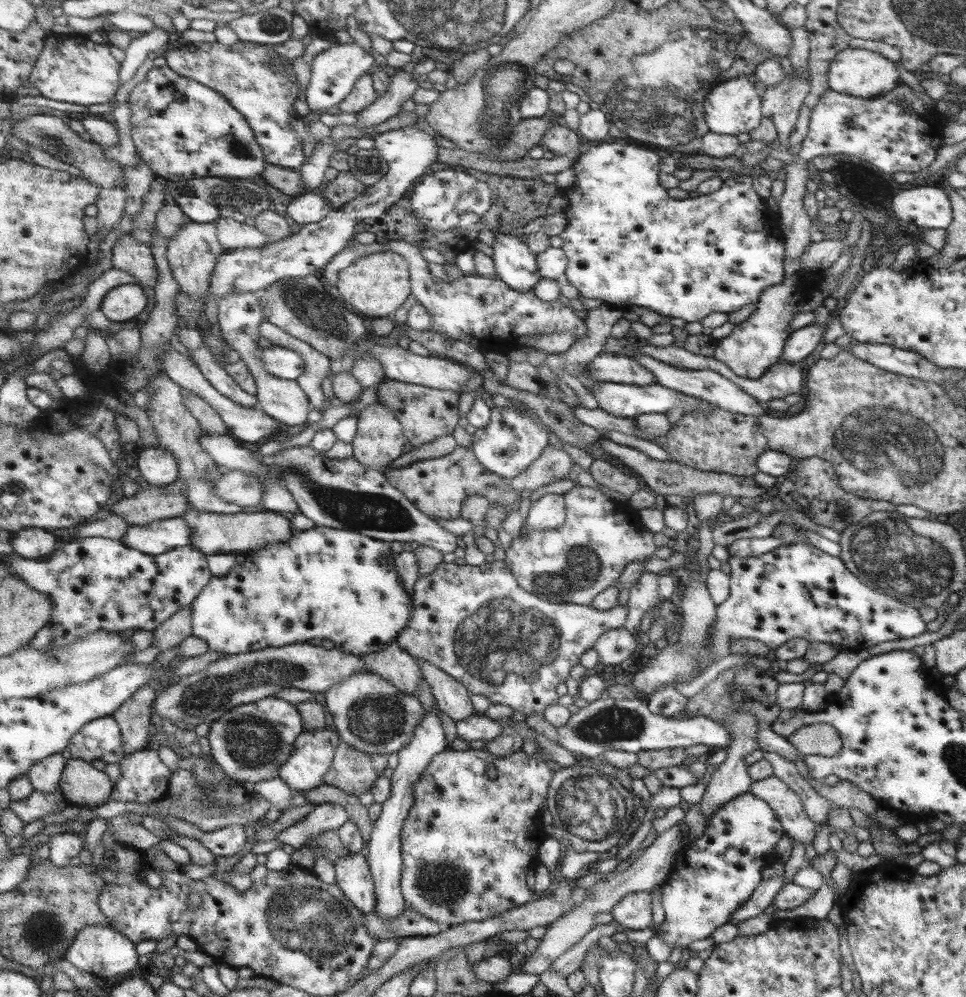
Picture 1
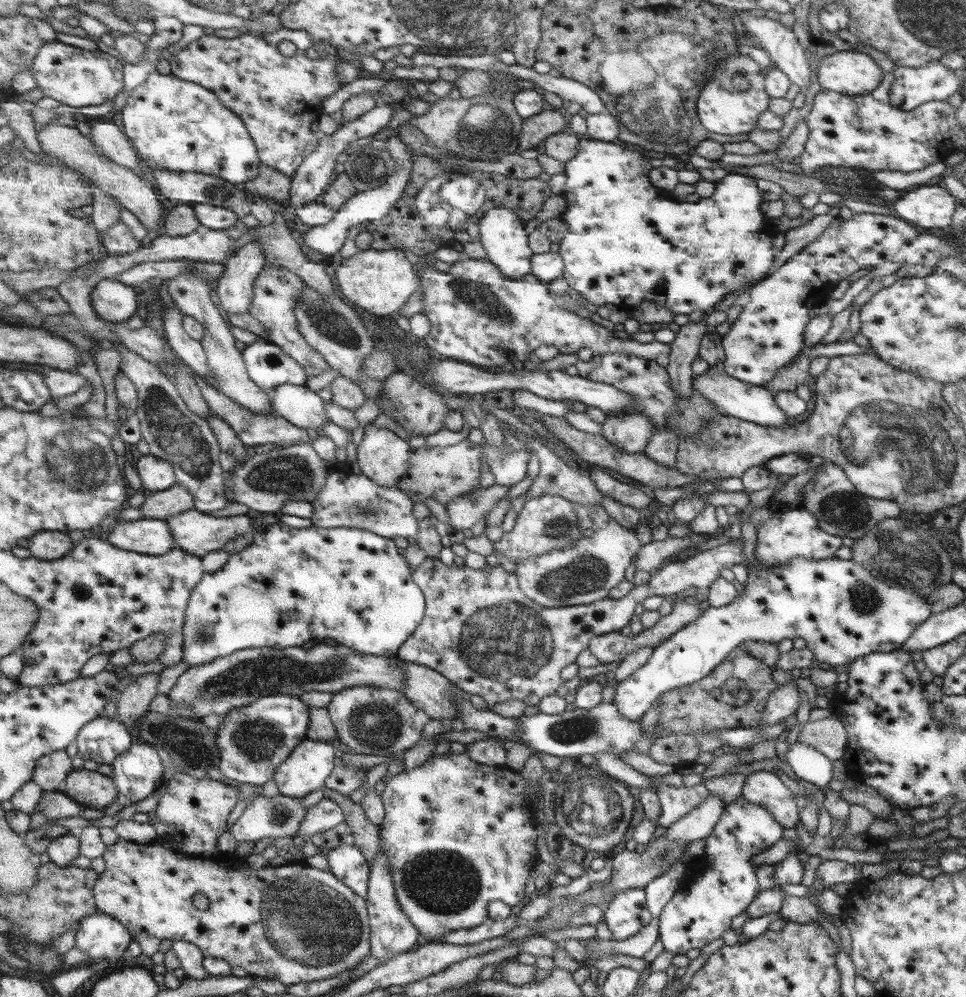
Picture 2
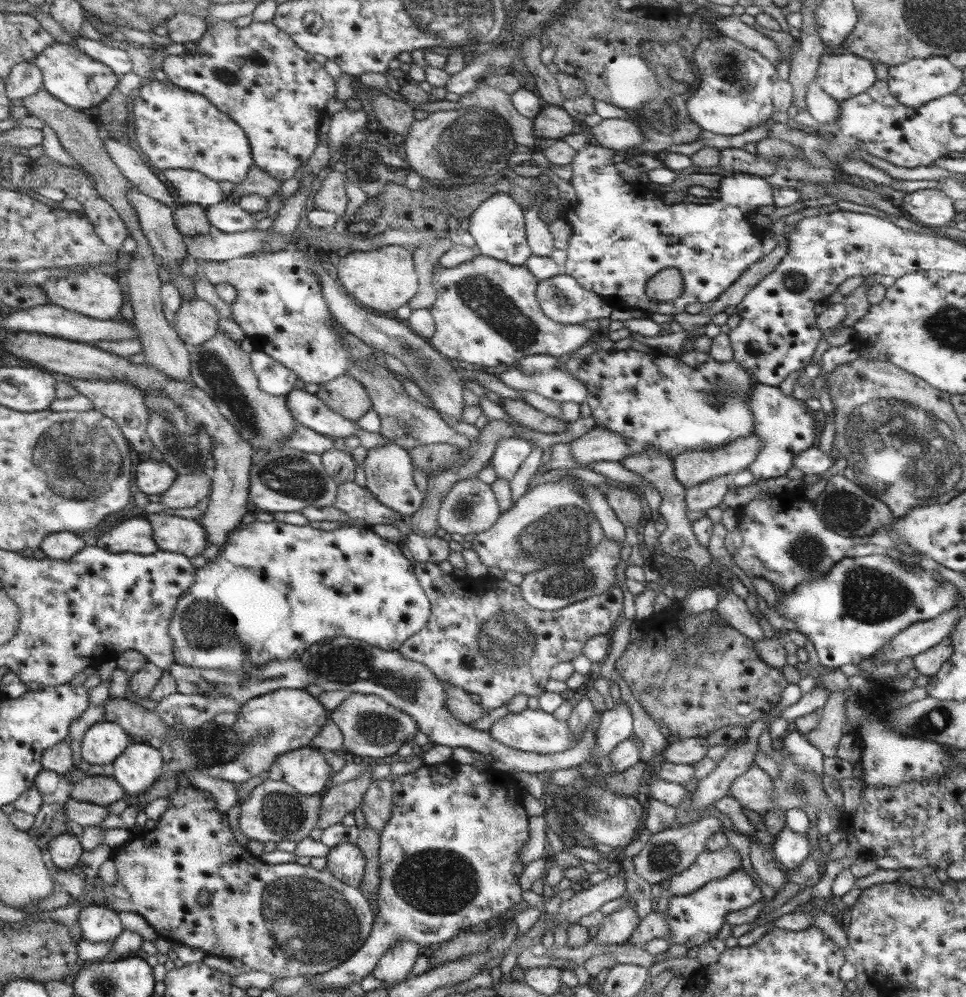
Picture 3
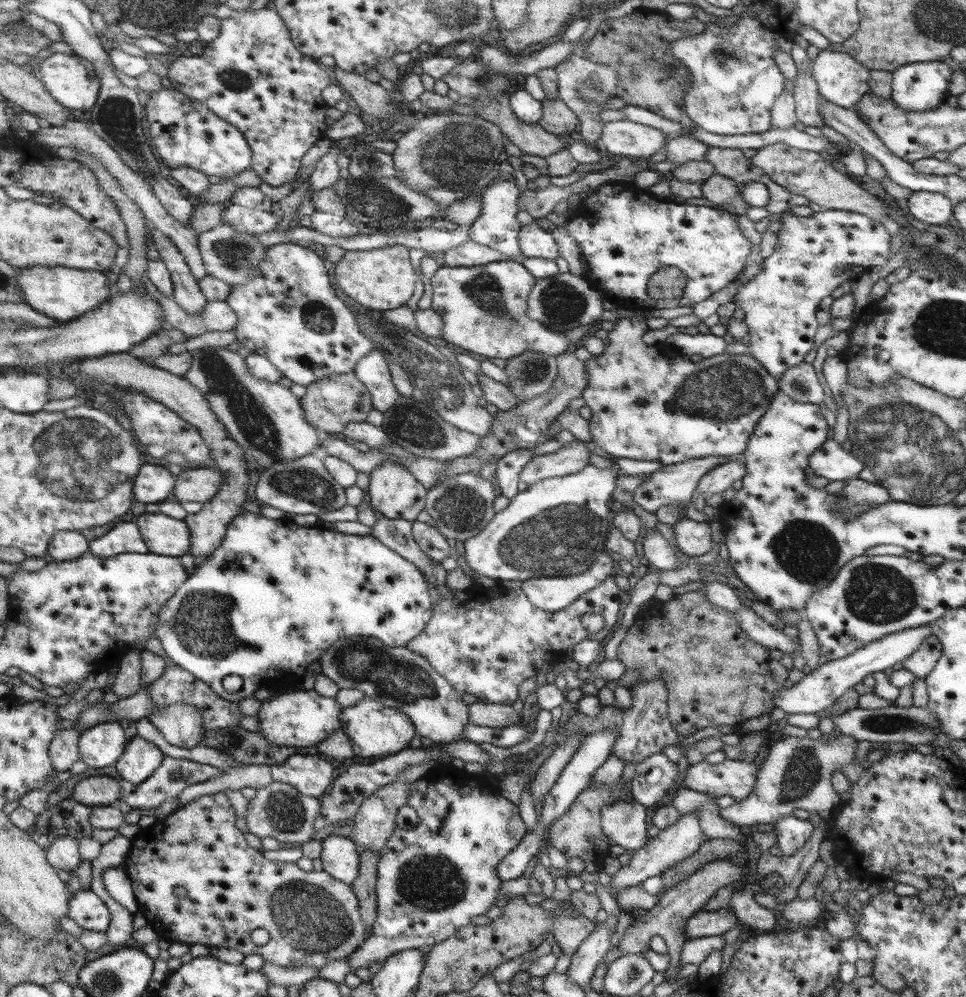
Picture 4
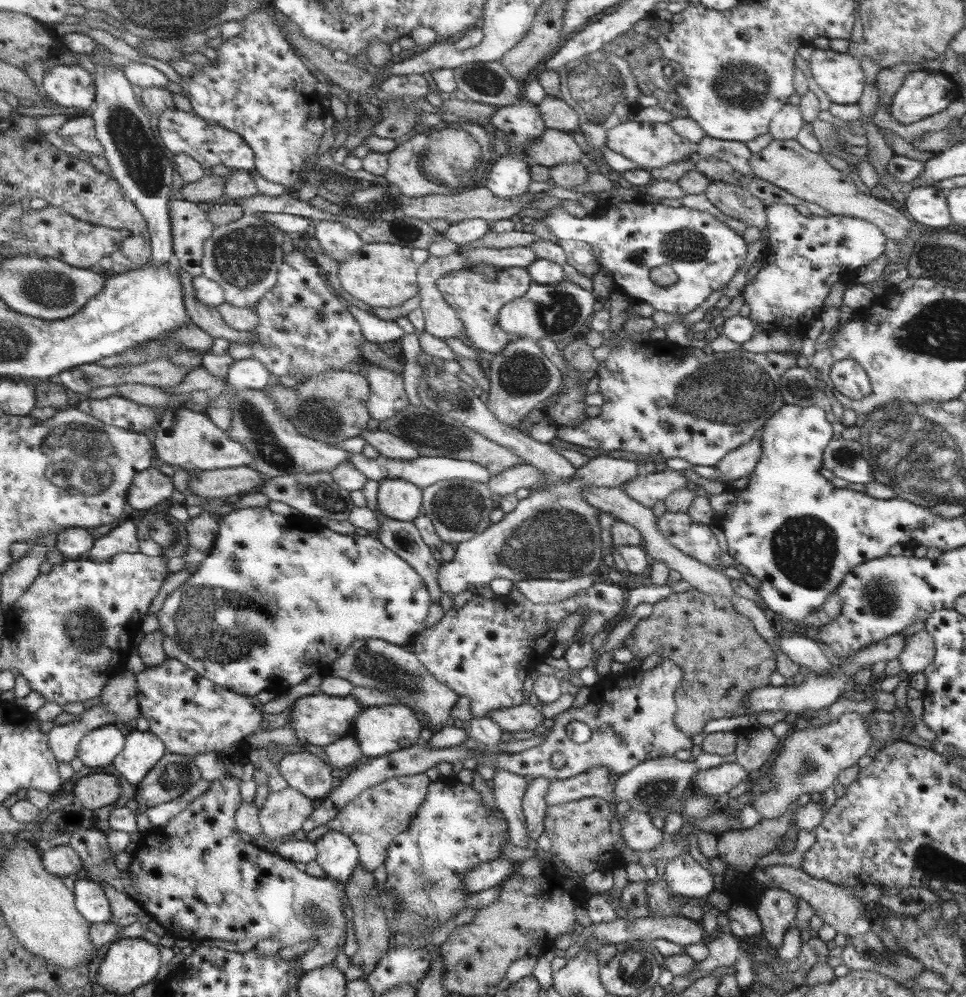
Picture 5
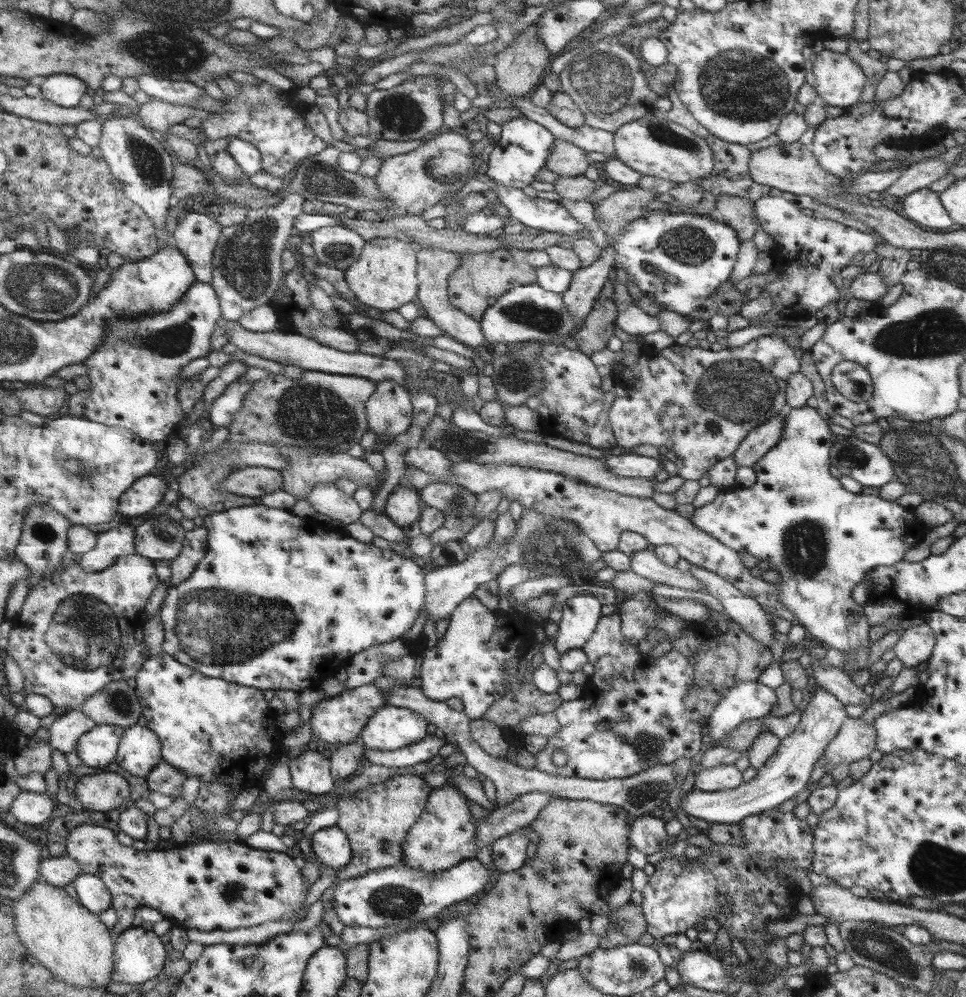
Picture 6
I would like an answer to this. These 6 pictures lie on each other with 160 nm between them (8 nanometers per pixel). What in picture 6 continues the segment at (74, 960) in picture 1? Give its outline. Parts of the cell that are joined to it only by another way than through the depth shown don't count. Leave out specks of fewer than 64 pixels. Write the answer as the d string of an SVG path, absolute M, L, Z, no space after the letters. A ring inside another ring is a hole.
M83 873L75 885L81 904L87 906L94 914L99 915L114 908L113 893L100 876Z

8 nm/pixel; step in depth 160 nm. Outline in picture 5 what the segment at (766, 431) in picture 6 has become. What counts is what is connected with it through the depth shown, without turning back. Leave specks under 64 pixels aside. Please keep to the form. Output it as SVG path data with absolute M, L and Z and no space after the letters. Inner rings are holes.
M759 432L748 444L732 450L714 465L714 469L718 471L718 481L729 485L734 480L750 475L759 462L760 453L761 433Z

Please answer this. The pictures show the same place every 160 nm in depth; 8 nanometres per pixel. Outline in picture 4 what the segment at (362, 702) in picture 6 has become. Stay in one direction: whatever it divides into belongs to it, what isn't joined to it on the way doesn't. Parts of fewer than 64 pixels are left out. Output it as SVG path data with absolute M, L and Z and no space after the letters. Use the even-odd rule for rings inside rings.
M294 686L276 689L276 694L274 696L261 702L257 717L257 732L270 744L275 744L276 746L295 746L303 751L308 746L315 746L319 742L326 740L327 735L331 735L335 730L342 729L342 706L336 702L335 698L320 696L314 689L307 690Z

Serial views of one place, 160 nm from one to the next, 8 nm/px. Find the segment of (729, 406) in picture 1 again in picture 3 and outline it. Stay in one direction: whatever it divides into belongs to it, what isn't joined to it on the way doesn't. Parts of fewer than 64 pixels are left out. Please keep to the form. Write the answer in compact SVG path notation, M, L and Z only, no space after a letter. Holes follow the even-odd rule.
M756 383L748 396L748 409L752 411L755 420L753 433L763 442L763 450L755 458L755 462L748 466L754 476L754 484L786 476L793 467L794 457L818 443L820 414L806 407L804 402L785 396L778 387Z

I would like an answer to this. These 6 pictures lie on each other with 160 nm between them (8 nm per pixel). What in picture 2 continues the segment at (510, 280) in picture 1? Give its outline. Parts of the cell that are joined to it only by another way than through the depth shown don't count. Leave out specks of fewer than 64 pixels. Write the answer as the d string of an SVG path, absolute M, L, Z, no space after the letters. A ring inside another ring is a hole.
M503 206L491 208L478 224L480 242L489 254L487 260L499 267L508 278L518 279L532 273L531 262L534 251L530 247L529 233L518 214Z

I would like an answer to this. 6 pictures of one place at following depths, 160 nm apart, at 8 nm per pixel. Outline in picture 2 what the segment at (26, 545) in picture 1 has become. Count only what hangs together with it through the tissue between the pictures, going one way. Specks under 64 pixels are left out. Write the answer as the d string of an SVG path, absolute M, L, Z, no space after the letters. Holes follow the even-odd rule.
M42 531L31 538L29 549L32 557L51 561L70 554L76 544L66 532Z

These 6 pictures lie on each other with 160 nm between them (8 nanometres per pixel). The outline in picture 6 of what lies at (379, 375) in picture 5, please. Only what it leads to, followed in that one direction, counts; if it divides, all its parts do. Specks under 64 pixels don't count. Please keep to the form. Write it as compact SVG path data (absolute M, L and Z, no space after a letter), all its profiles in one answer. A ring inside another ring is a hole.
M392 380L376 384L374 396L367 402L370 430L379 434L400 436L413 420L411 396L403 386Z

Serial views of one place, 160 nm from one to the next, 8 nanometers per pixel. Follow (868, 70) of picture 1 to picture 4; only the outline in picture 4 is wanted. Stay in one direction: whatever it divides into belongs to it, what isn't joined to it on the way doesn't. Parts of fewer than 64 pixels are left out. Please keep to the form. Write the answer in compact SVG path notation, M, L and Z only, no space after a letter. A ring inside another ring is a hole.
M829 48L821 50L811 63L822 98L849 109L858 105L860 98L871 90L868 69L853 55Z

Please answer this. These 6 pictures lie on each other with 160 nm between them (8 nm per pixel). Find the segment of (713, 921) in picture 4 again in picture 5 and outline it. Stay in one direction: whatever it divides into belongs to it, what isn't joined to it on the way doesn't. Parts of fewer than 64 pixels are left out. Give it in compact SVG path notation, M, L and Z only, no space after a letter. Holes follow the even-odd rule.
M683 915L671 917L650 917L646 918L621 918L603 923L593 923L592 934L604 942L616 944L617 942L628 942L629 940L650 941L658 938L665 938L674 944L680 944L680 947L685 948L689 944L698 944L704 938L704 926L702 923L692 921Z

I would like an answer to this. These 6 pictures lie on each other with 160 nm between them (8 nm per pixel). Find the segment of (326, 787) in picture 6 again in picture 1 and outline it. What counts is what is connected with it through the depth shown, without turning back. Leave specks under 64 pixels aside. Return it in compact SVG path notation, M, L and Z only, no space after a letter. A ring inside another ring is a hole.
M328 728L303 731L296 737L294 750L279 770L279 777L294 792L320 786L331 768L340 737Z

